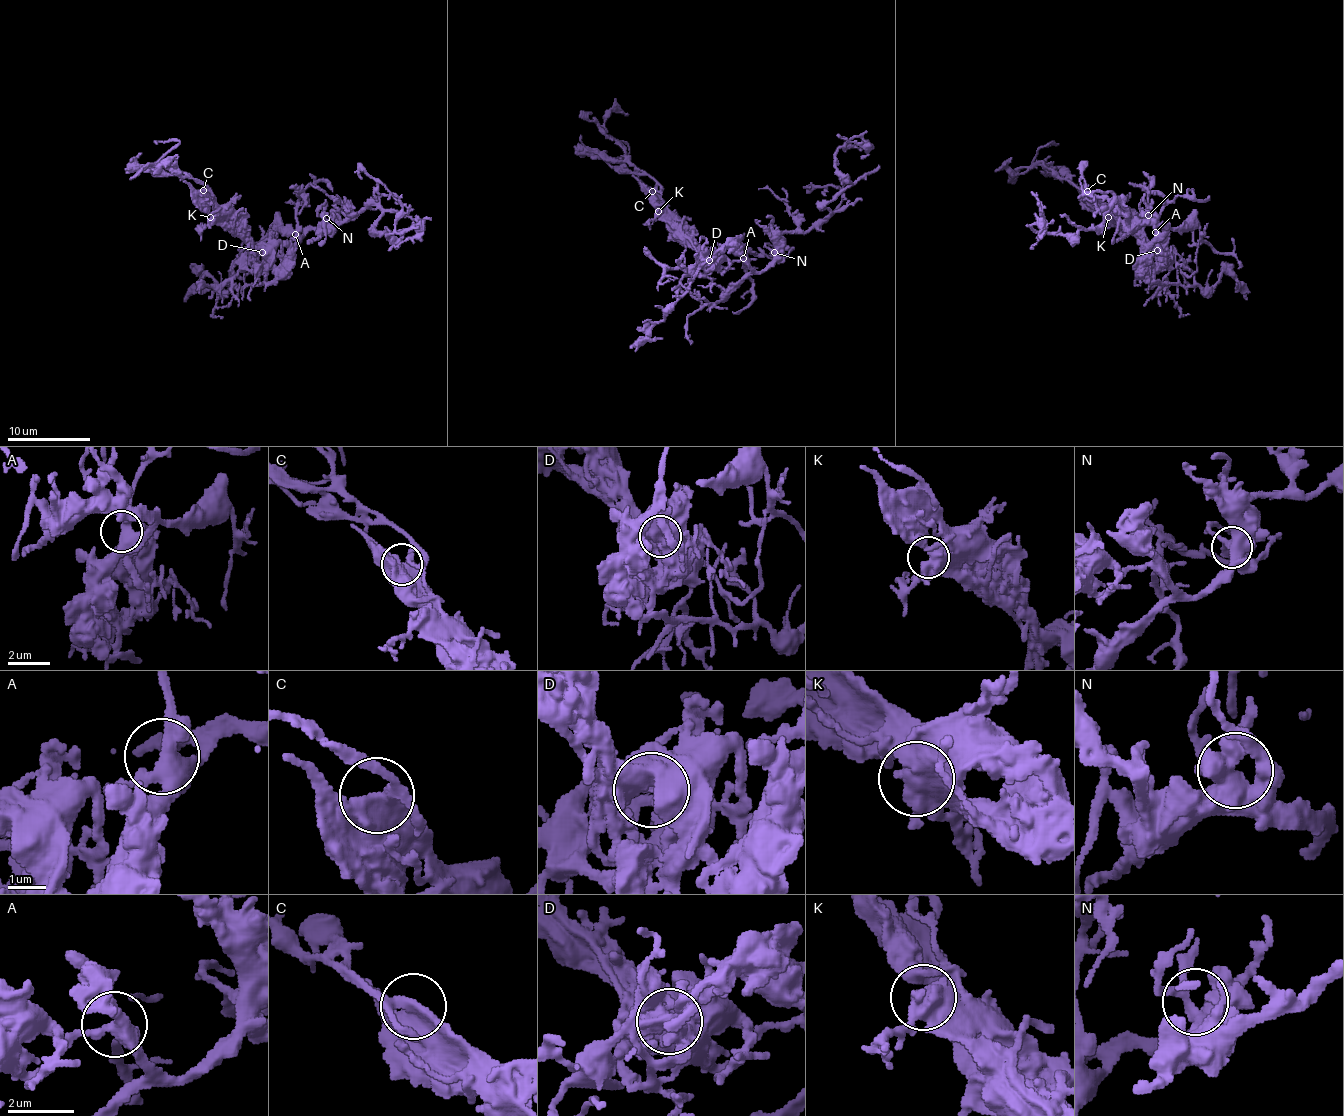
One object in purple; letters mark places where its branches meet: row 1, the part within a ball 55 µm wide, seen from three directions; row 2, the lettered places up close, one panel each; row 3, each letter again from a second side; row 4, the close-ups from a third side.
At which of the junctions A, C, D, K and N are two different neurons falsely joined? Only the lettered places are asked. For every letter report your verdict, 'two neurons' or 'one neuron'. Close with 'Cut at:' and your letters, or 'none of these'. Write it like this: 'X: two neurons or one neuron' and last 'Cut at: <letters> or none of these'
A: one neuron
C: one neuron
D: two neurons
K: one neuron
N: one neuron
Cut at: D

